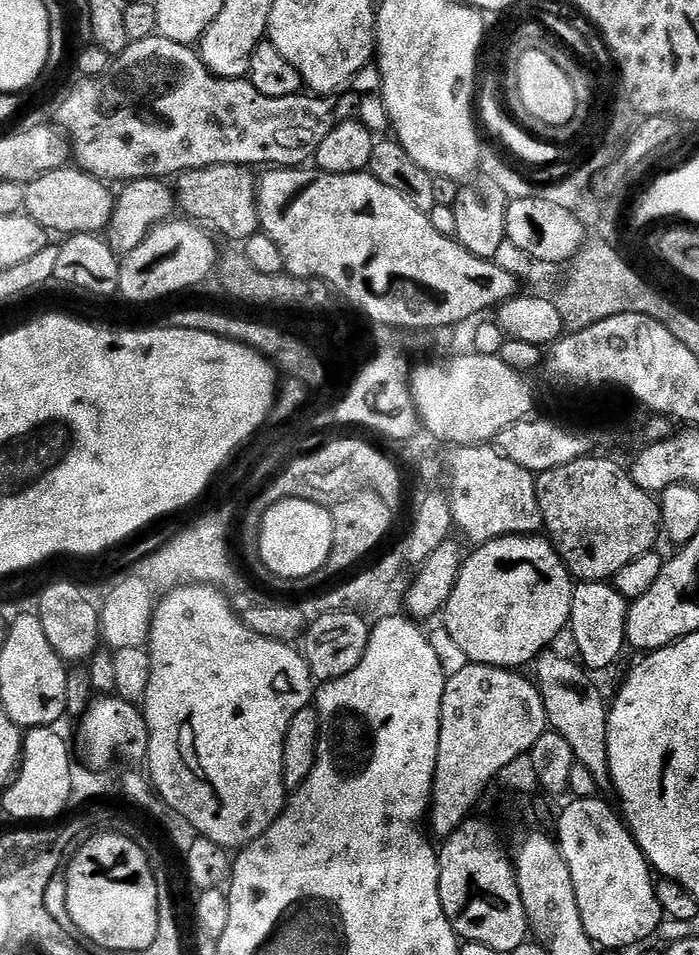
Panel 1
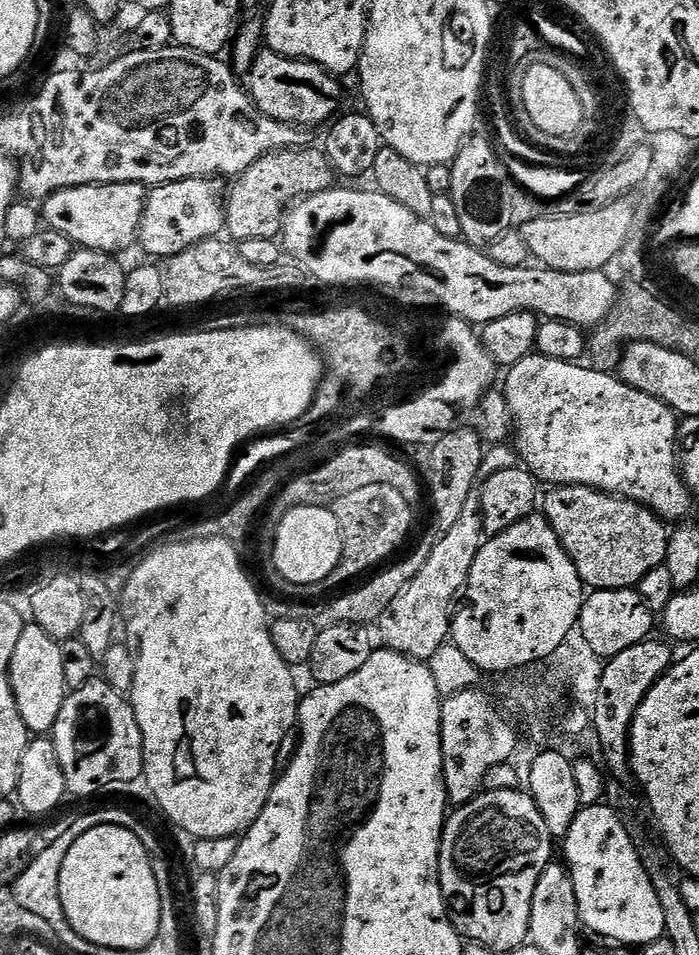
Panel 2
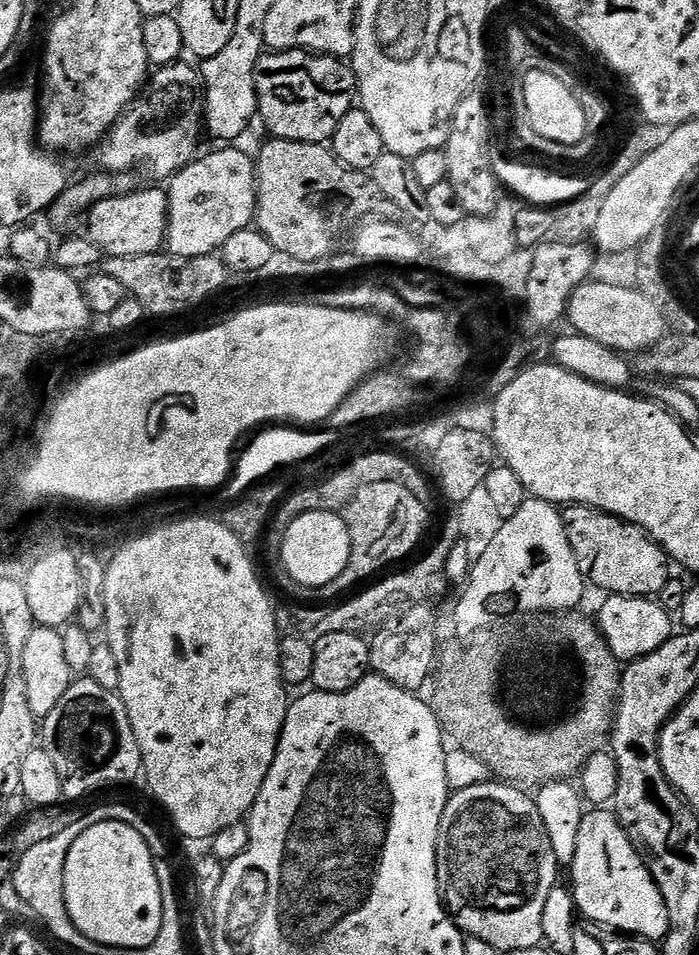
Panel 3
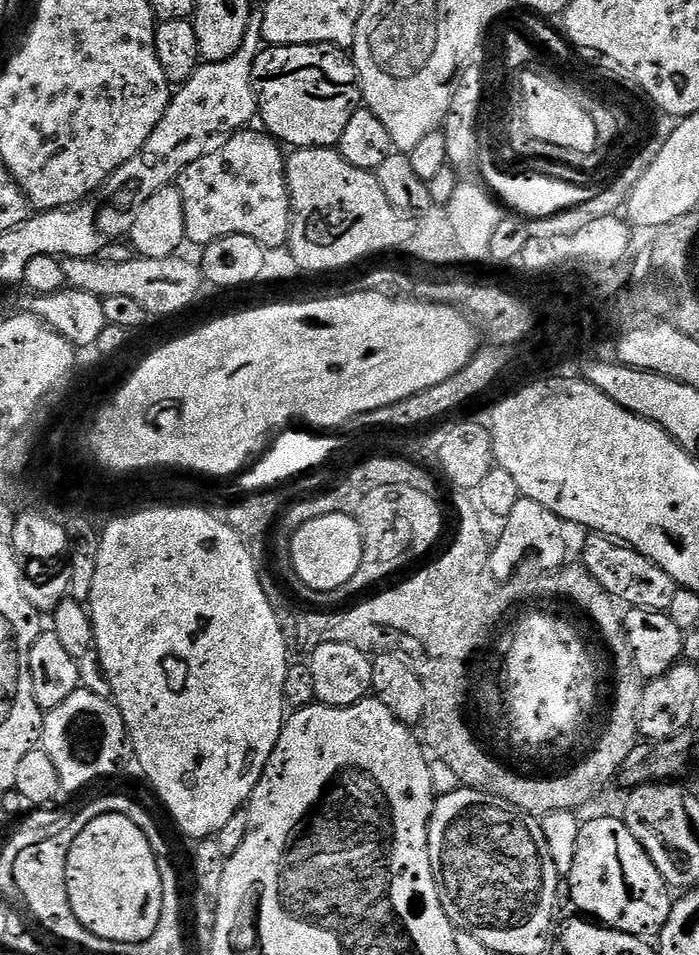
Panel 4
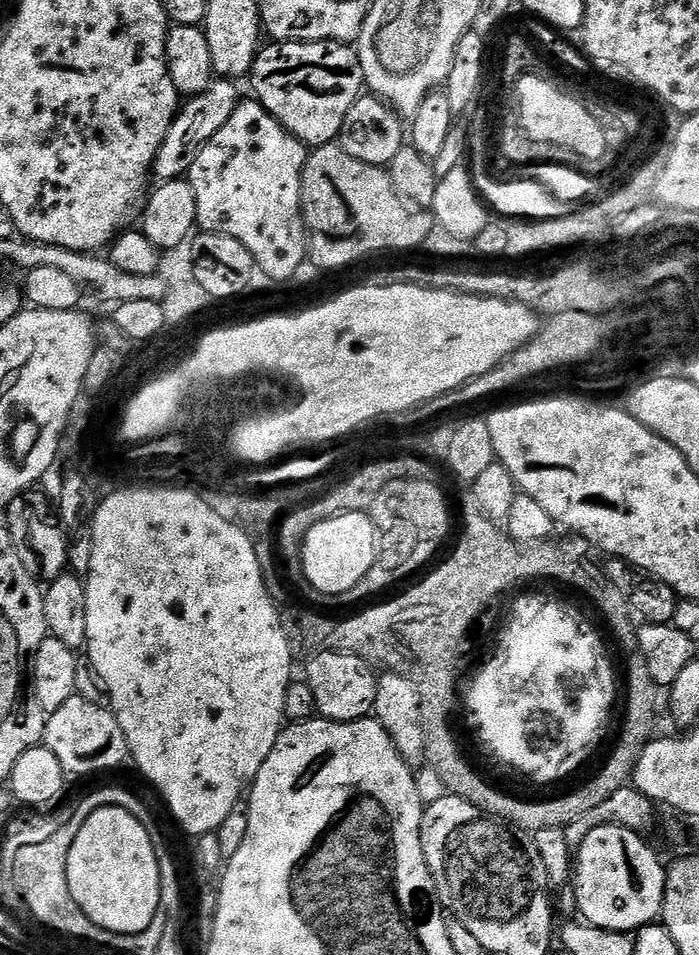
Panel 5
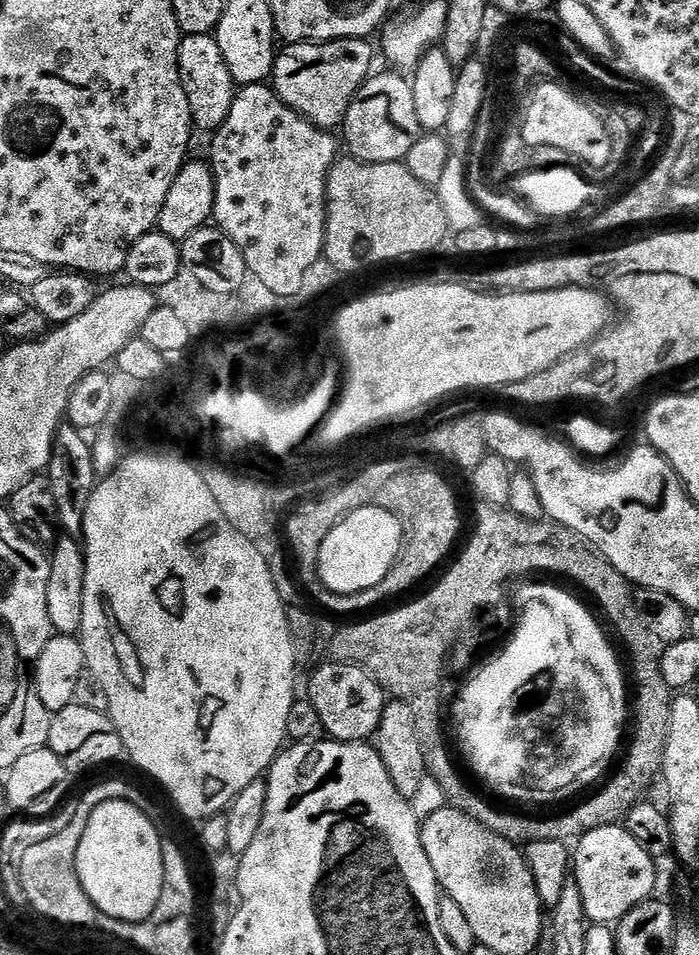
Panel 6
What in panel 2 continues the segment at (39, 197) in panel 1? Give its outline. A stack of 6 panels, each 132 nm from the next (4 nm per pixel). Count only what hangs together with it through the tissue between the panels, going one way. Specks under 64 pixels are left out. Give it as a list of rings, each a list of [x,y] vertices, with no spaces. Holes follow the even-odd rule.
[[[143,184],[74,186],[44,197],[42,220],[51,231],[62,234],[73,245],[116,254],[119,248],[137,239],[145,199],[146,188]]]

